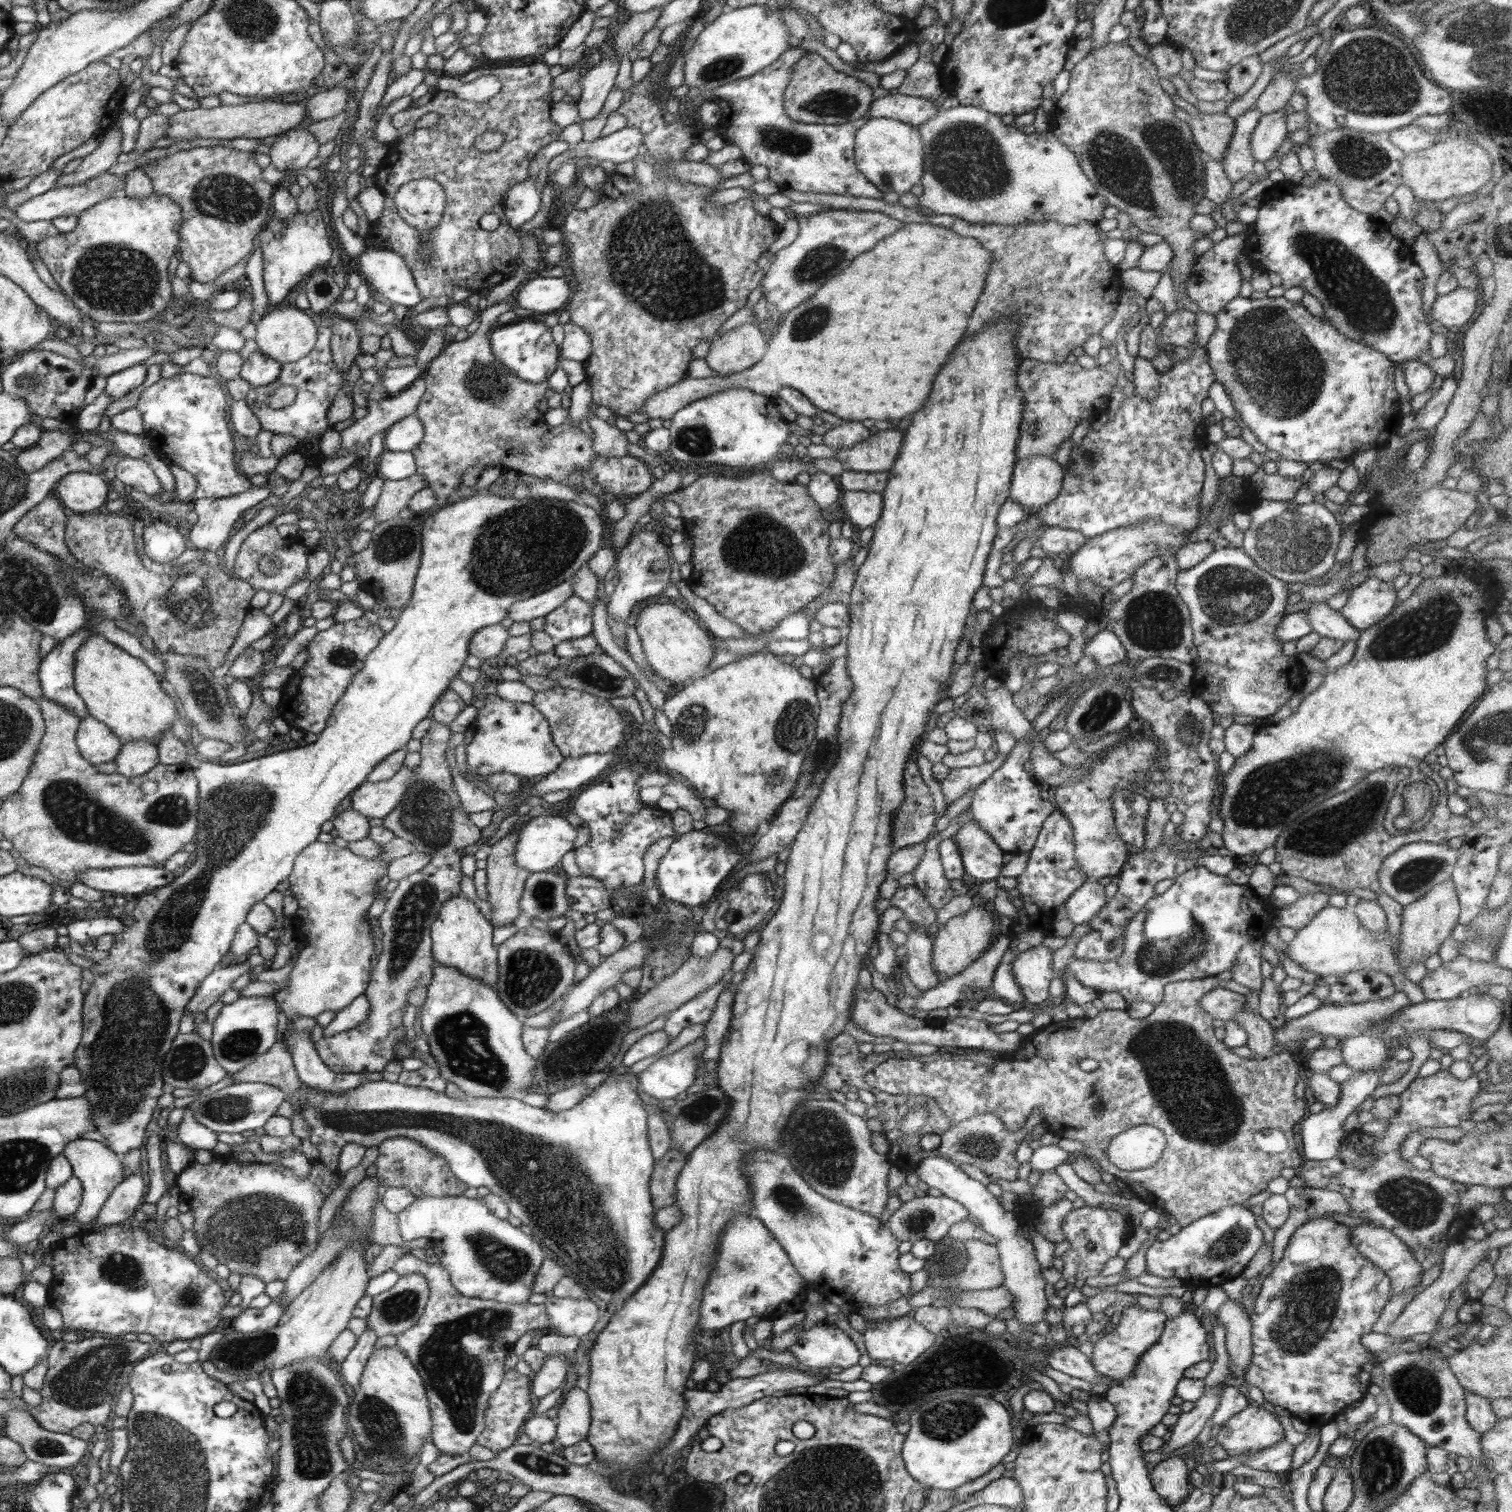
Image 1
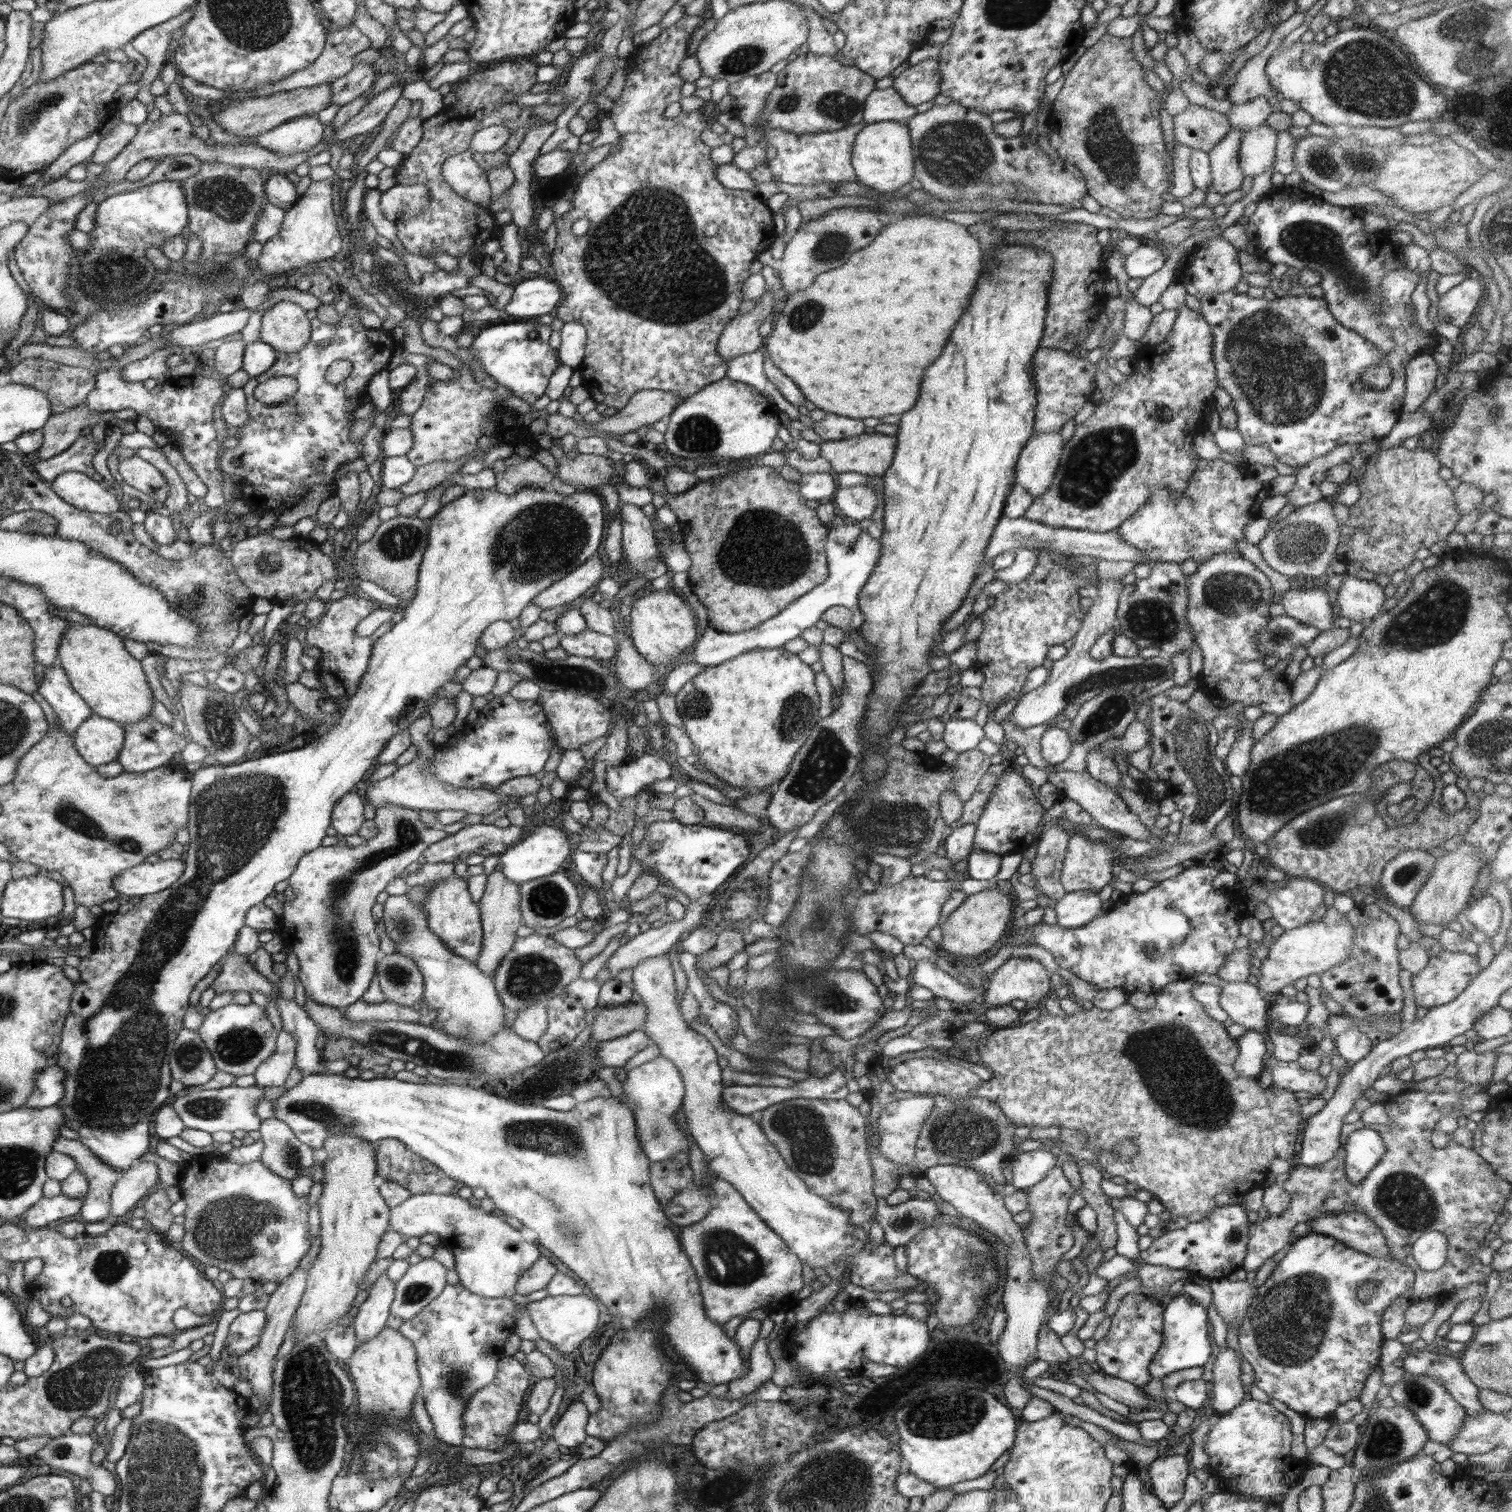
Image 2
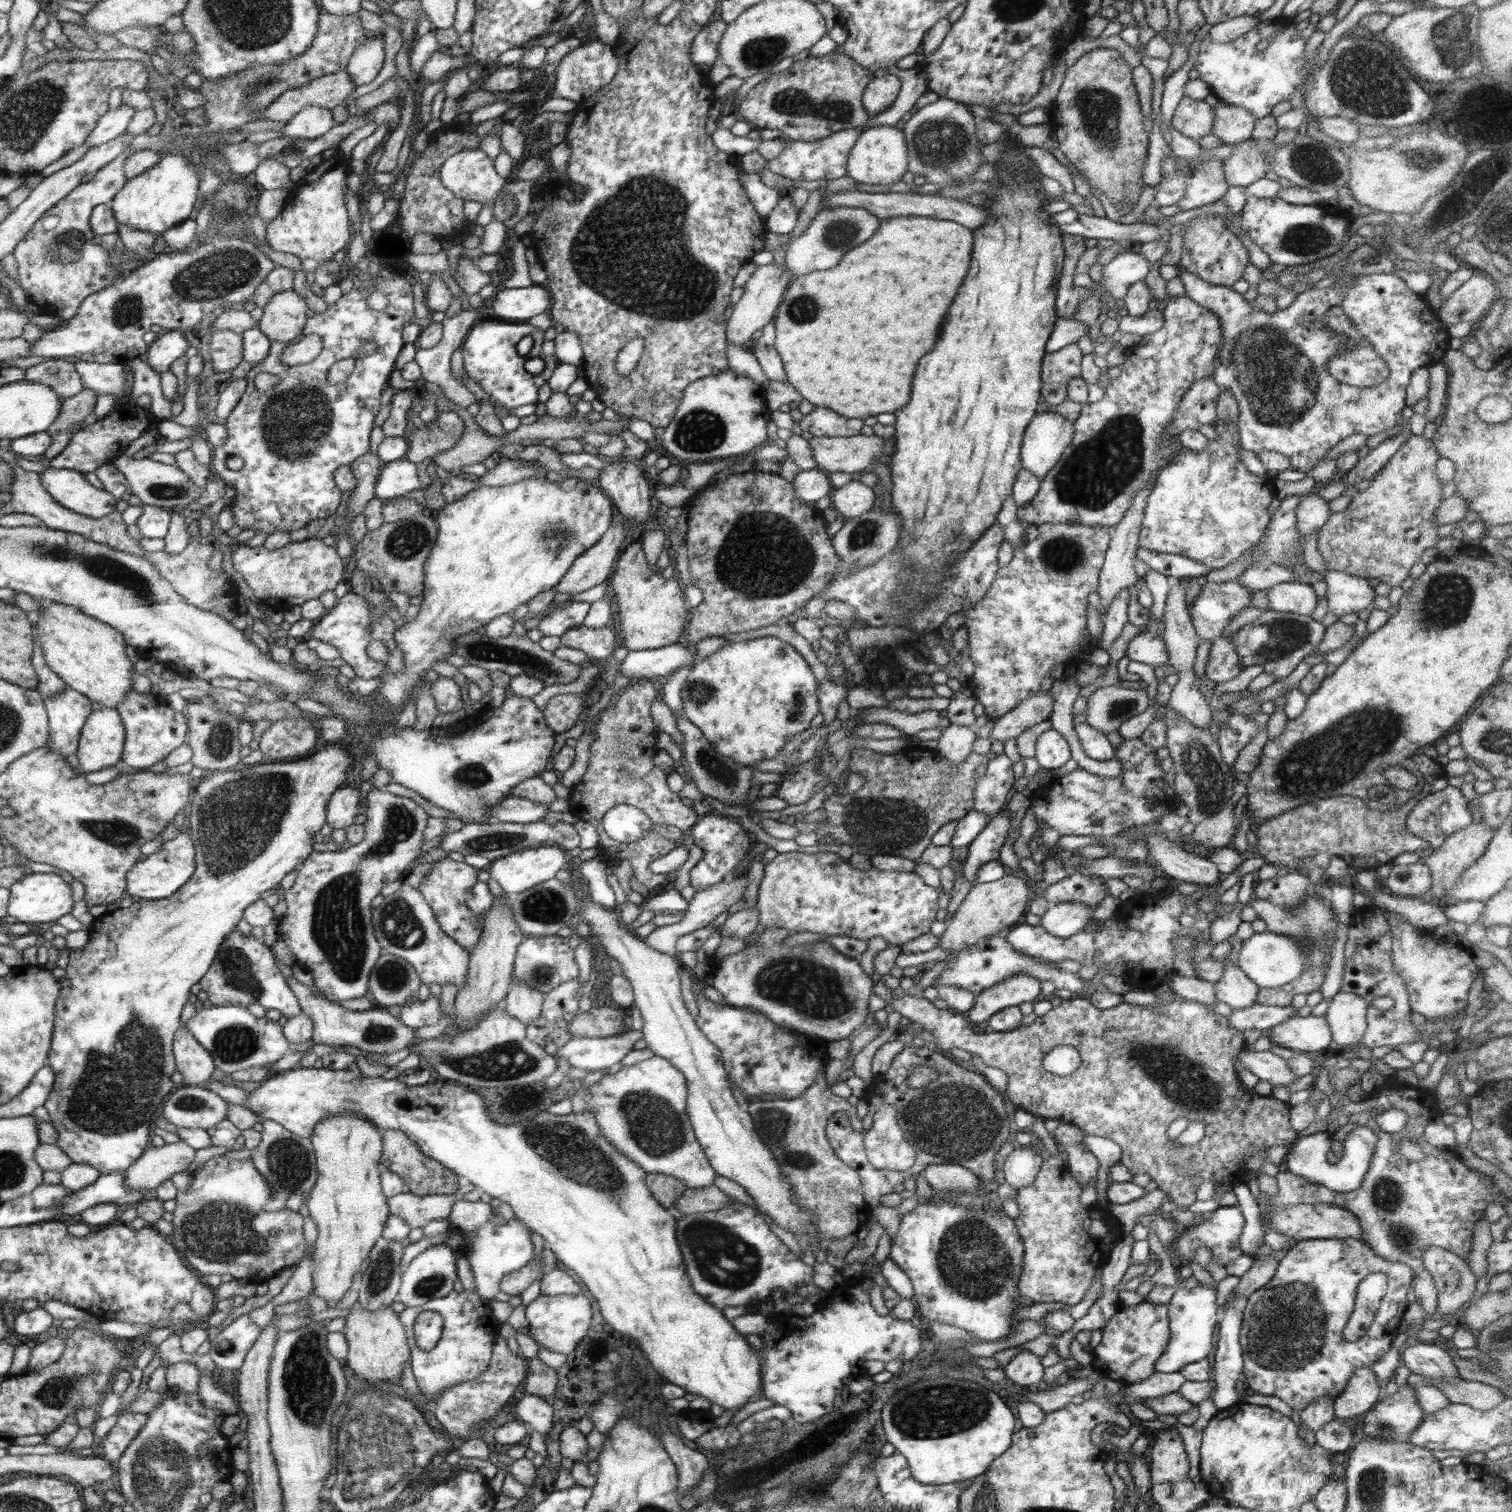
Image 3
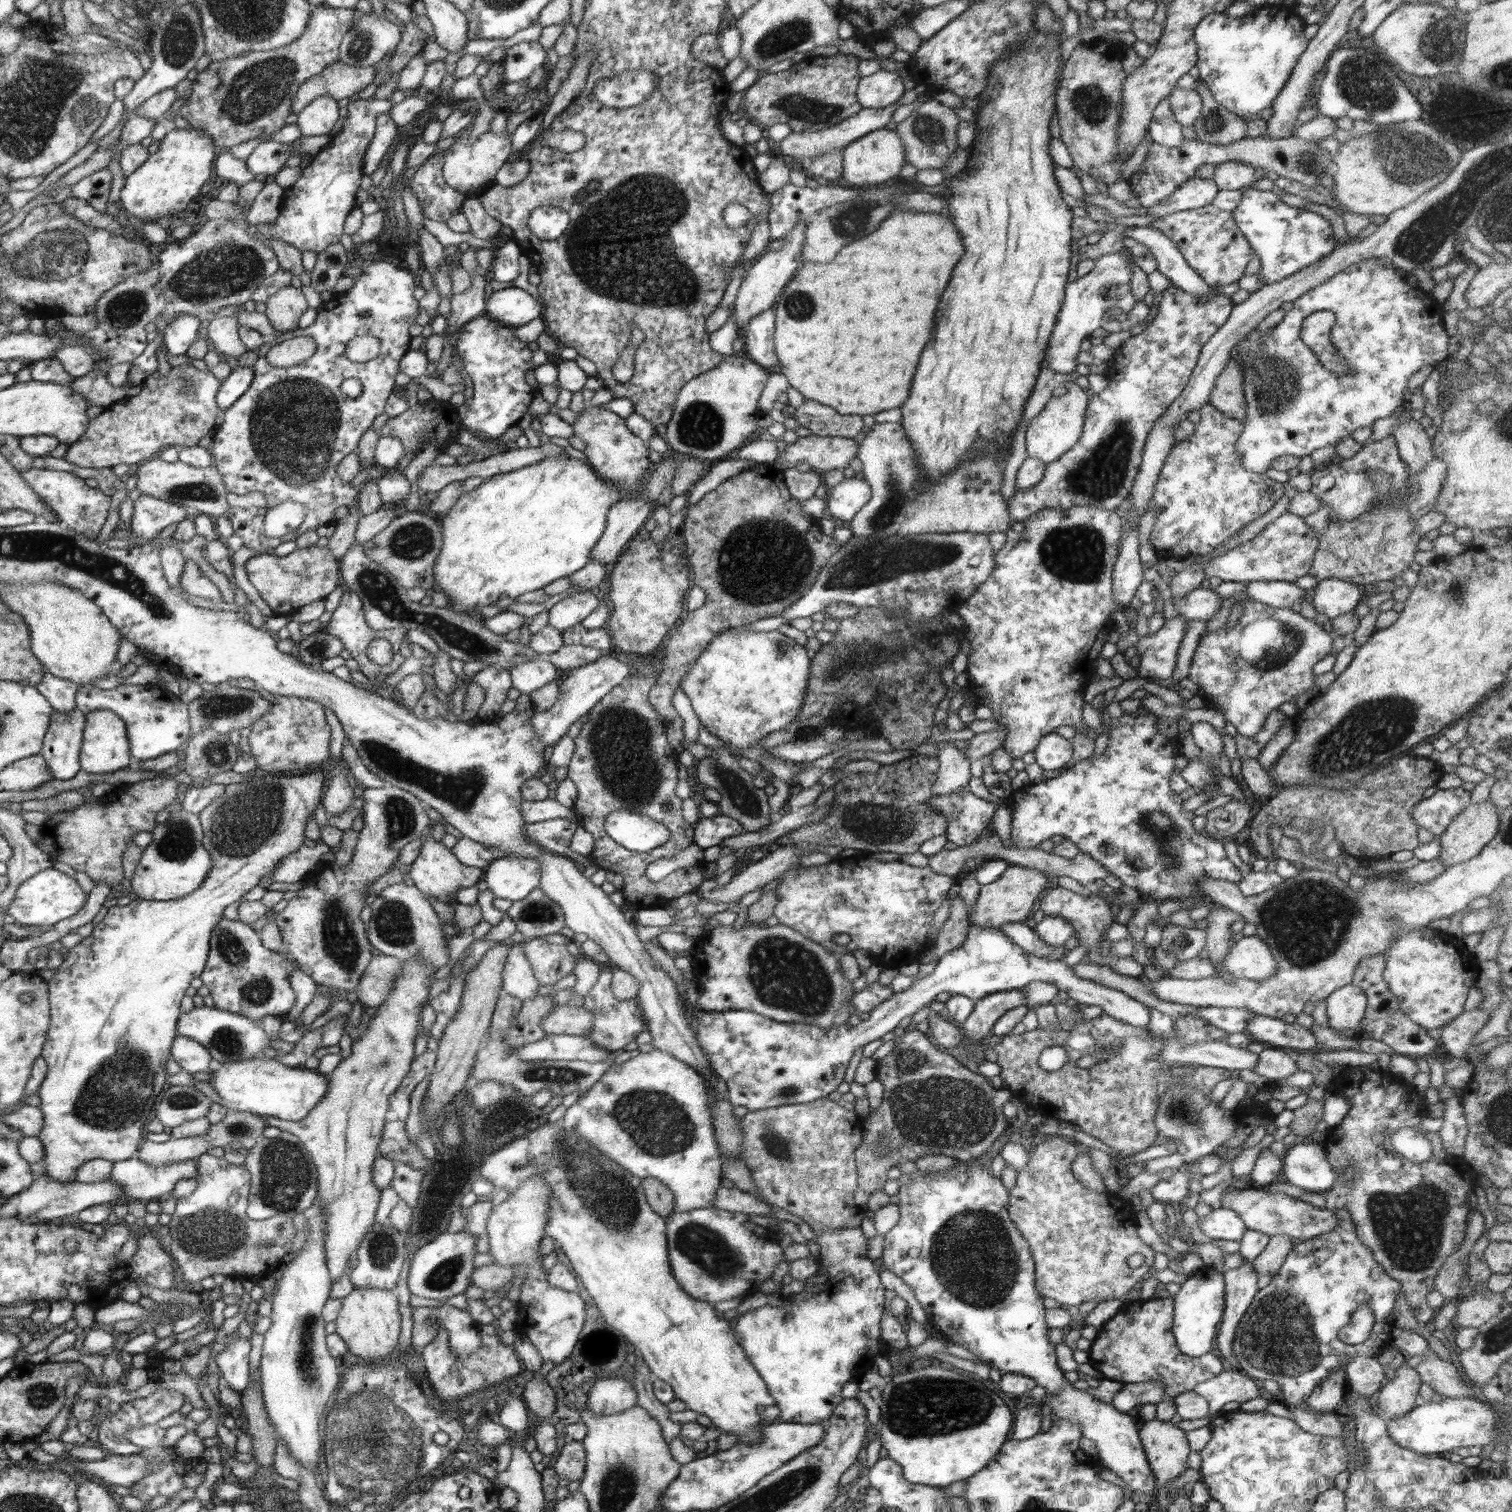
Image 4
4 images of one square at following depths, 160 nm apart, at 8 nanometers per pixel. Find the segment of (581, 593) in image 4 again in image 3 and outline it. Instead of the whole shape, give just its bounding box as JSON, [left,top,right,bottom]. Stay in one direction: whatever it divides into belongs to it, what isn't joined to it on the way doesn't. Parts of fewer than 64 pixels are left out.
[537,602,591,637]

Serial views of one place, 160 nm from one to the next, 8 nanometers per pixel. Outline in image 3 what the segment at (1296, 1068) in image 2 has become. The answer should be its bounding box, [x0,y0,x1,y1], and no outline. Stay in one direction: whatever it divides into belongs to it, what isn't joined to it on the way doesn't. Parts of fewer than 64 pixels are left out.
[1233,1049,1297,1088]

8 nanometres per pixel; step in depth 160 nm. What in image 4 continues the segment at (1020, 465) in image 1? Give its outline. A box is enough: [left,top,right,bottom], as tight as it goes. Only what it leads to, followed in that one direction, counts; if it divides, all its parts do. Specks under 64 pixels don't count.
[1026,382,1088,464]

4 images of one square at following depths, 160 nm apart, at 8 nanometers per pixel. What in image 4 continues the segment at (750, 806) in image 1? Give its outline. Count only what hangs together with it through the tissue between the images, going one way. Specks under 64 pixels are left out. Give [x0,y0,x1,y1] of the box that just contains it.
[680,630,811,750]

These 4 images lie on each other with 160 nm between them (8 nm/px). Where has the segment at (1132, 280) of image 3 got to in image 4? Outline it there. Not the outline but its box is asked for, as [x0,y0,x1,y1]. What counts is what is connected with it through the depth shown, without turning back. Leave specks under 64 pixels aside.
[1042,253,1137,376]

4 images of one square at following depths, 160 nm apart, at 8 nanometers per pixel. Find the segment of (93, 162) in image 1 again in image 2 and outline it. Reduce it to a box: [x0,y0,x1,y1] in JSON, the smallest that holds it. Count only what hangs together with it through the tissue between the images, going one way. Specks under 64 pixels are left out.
[89,121,139,166]

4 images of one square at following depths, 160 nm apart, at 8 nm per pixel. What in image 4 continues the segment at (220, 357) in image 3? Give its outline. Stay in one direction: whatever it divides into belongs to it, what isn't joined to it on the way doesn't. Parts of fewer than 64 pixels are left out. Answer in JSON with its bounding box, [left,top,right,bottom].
[208,313,247,358]

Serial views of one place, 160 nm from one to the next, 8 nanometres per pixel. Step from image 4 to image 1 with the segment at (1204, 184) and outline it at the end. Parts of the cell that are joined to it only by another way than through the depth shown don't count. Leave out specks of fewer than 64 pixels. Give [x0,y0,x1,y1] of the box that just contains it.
[1220,107,1261,183]

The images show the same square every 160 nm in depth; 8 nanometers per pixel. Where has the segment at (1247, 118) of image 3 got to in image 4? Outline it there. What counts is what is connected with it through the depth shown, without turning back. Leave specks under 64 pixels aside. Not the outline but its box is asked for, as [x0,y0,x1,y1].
[1193,78,1247,145]

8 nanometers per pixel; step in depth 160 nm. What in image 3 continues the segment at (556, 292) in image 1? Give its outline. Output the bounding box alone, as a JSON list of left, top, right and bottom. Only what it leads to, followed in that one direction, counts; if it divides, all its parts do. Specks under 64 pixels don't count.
[489,285,551,323]

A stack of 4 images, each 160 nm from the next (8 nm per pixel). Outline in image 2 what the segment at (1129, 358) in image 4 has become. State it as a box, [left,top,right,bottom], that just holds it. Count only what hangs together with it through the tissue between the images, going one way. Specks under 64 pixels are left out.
[1025,303,1219,533]

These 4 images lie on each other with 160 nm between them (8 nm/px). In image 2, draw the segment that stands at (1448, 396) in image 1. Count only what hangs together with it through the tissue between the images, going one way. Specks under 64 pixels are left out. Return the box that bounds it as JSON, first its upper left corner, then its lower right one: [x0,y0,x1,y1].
[1380,412,1432,450]

